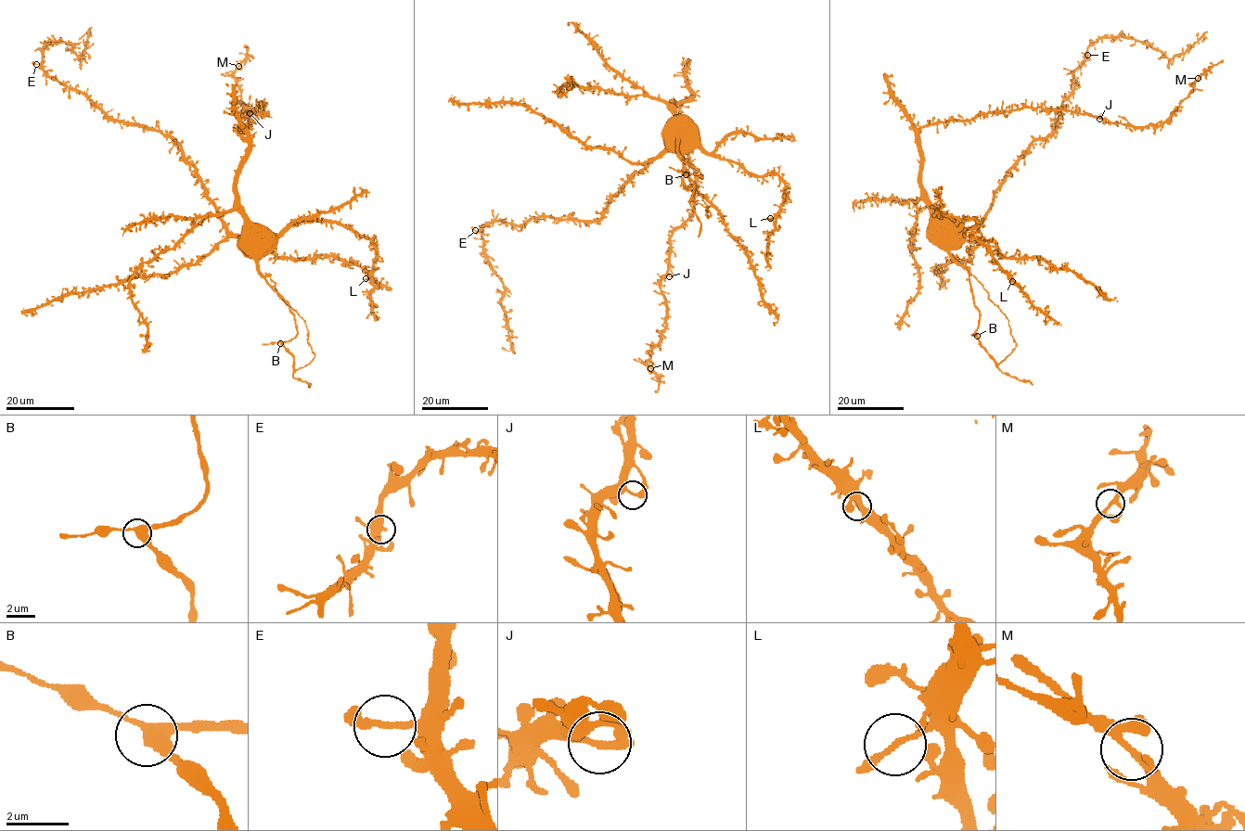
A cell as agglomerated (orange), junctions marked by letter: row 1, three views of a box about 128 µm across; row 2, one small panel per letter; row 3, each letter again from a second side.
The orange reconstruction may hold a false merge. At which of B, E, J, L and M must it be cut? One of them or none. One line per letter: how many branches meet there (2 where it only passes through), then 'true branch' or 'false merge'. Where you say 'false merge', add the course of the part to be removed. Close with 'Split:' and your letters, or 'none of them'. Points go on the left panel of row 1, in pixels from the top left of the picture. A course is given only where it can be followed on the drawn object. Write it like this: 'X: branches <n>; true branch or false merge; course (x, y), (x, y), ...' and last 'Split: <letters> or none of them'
B: branches 3; true branch
E: branches 2; true branch
J: branches 2; true branch
L: branches 2; true branch
M: branches 3; true branch
Split: none of them

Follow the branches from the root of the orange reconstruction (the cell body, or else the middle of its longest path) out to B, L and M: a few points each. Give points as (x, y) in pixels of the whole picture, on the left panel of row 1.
B: (242, 236), (243, 250), (250, 252), (256, 259), (258, 273), (288, 303), (293, 315), (297, 335), (280, 343)
L: (242, 236), (248, 232), (279, 235), (308, 220), (327, 220), (349, 225), (376, 248), (374, 268), (365, 278)
M: (242, 236), (237, 172), (248, 144), (238, 132), (263, 107), (243, 117), (255, 118), (239, 65)

